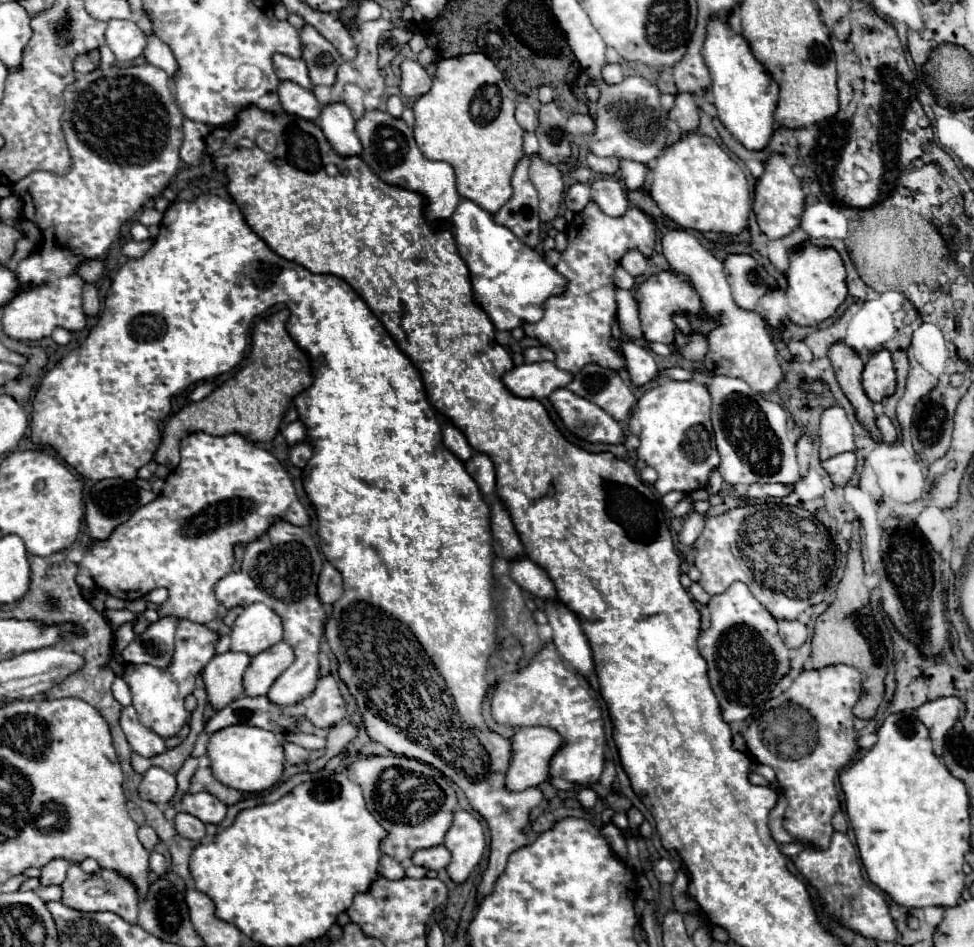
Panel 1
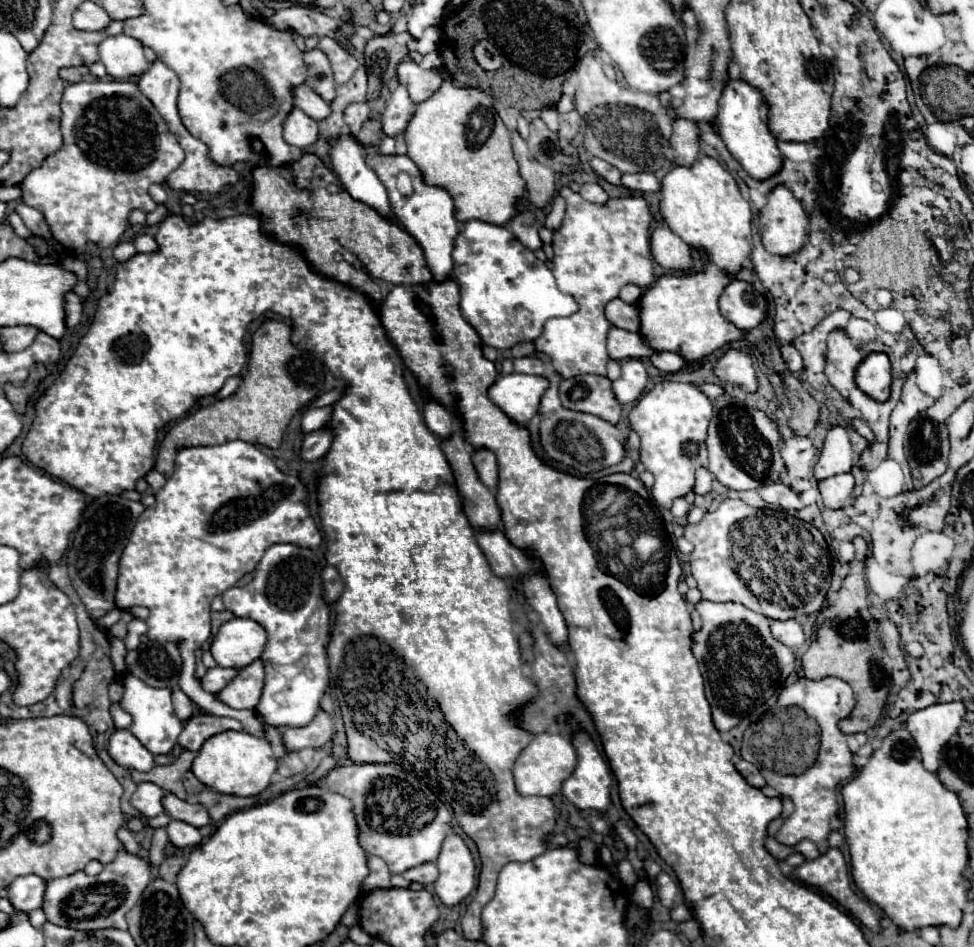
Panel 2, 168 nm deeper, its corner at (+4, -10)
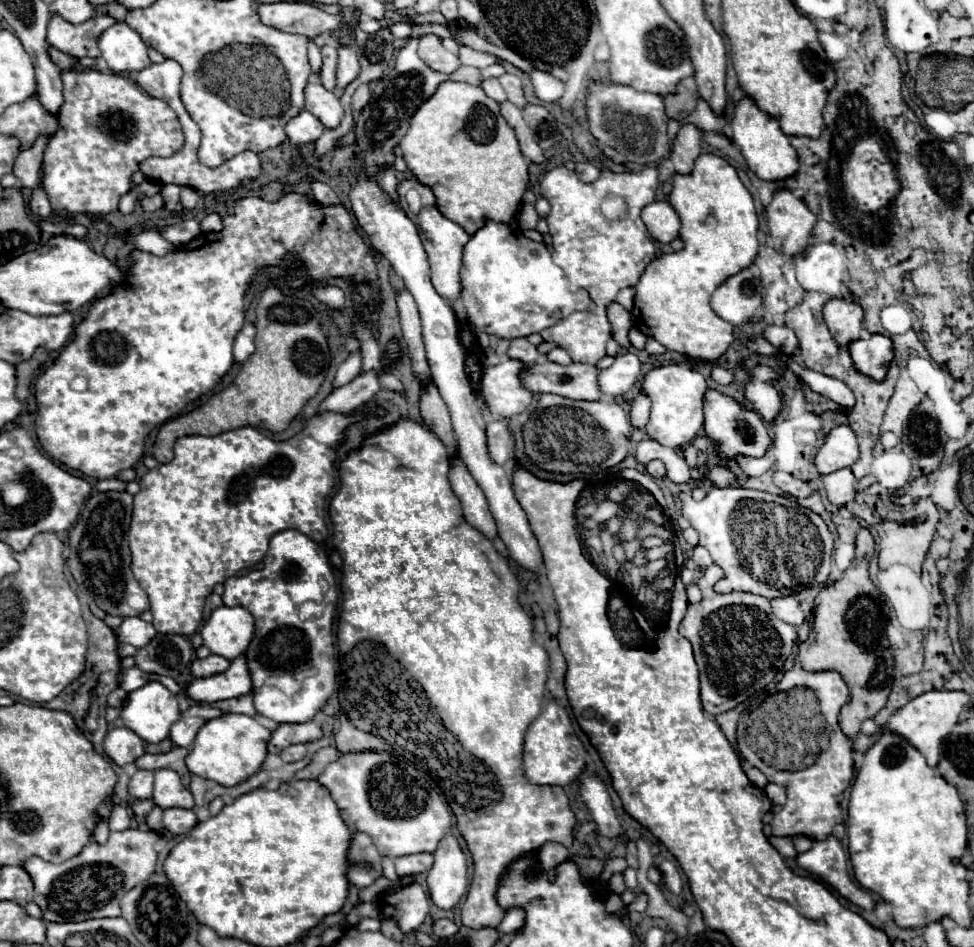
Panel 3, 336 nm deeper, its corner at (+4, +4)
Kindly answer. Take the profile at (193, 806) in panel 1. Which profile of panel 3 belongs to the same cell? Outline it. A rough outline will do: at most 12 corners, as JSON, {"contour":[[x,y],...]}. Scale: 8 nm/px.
{"contour":[[155,770],[153,800],[161,808],[193,808],[175,770]]}

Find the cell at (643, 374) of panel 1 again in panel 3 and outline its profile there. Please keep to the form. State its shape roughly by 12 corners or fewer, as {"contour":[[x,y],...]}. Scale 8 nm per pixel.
{"contour":[[623,352],[599,372],[599,388],[623,396],[641,374],[637,354]]}

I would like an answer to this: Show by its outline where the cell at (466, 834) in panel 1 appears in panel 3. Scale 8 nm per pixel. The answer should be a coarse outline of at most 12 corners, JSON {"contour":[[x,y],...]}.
{"contour":[[453,834],[427,874],[431,900],[453,908],[467,892],[467,858]]}

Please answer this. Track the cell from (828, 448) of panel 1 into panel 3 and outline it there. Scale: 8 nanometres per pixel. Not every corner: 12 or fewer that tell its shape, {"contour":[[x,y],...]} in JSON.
{"contour":[[841,424],[815,456],[819,474],[851,466],[859,458],[855,432]]}

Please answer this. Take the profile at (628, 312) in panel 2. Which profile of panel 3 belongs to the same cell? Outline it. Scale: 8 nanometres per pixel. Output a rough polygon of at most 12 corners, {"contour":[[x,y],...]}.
{"contour":[[619,302],[607,306],[613,336],[623,348],[627,336],[633,326],[629,314]]}

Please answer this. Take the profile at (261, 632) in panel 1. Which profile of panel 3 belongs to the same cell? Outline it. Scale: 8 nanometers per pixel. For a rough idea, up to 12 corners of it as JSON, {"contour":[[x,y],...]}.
{"contour":[[217,608],[203,644],[217,656],[247,650],[255,620],[247,608]]}

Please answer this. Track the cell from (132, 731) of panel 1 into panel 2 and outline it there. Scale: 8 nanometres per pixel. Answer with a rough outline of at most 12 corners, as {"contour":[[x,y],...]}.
{"contour":[[115,730],[109,756],[129,770],[151,770],[153,754],[129,730]]}

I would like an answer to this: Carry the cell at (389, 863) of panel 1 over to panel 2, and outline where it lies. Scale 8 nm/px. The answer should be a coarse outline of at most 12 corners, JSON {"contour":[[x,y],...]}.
{"contour":[[369,856],[361,892],[389,888],[391,872],[379,856]]}

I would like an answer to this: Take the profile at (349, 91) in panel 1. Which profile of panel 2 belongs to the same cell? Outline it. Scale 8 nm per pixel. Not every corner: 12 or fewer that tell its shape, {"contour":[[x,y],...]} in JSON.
{"contour":[[367,102],[351,104],[345,122],[357,136],[365,120],[371,118]]}

